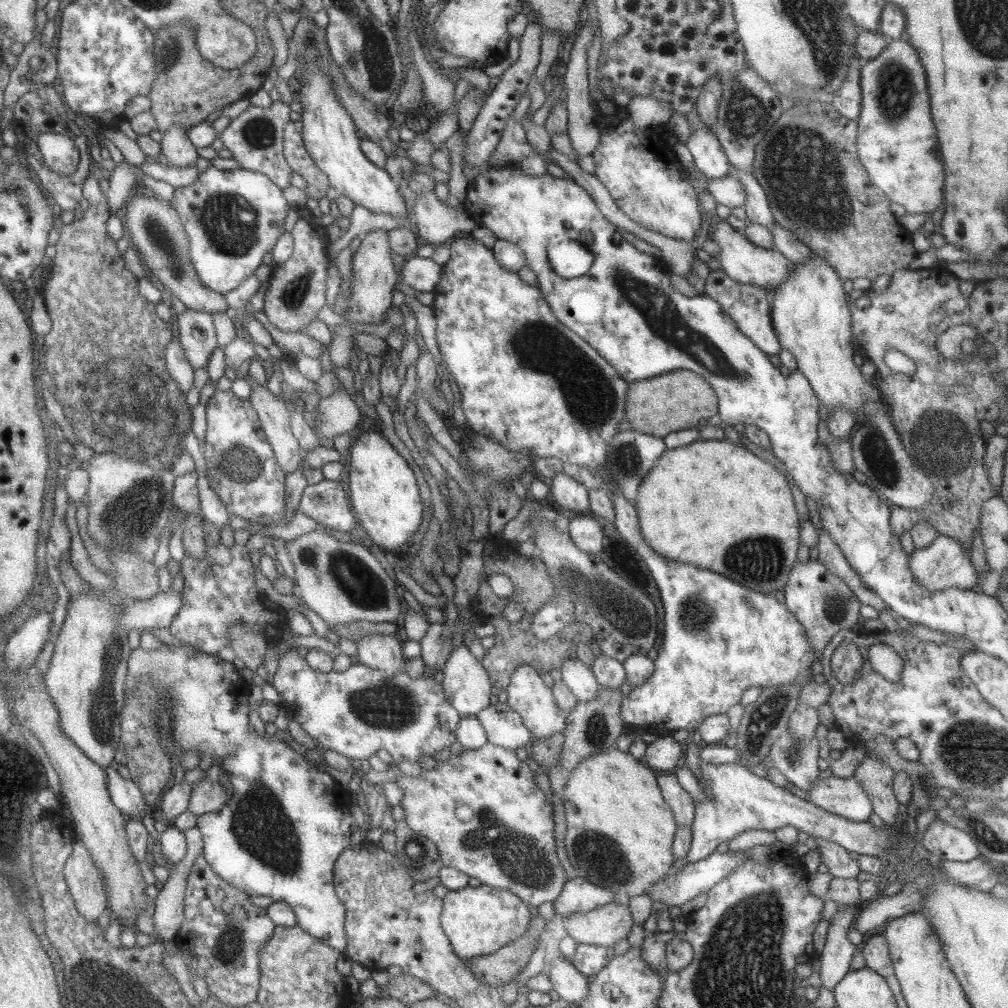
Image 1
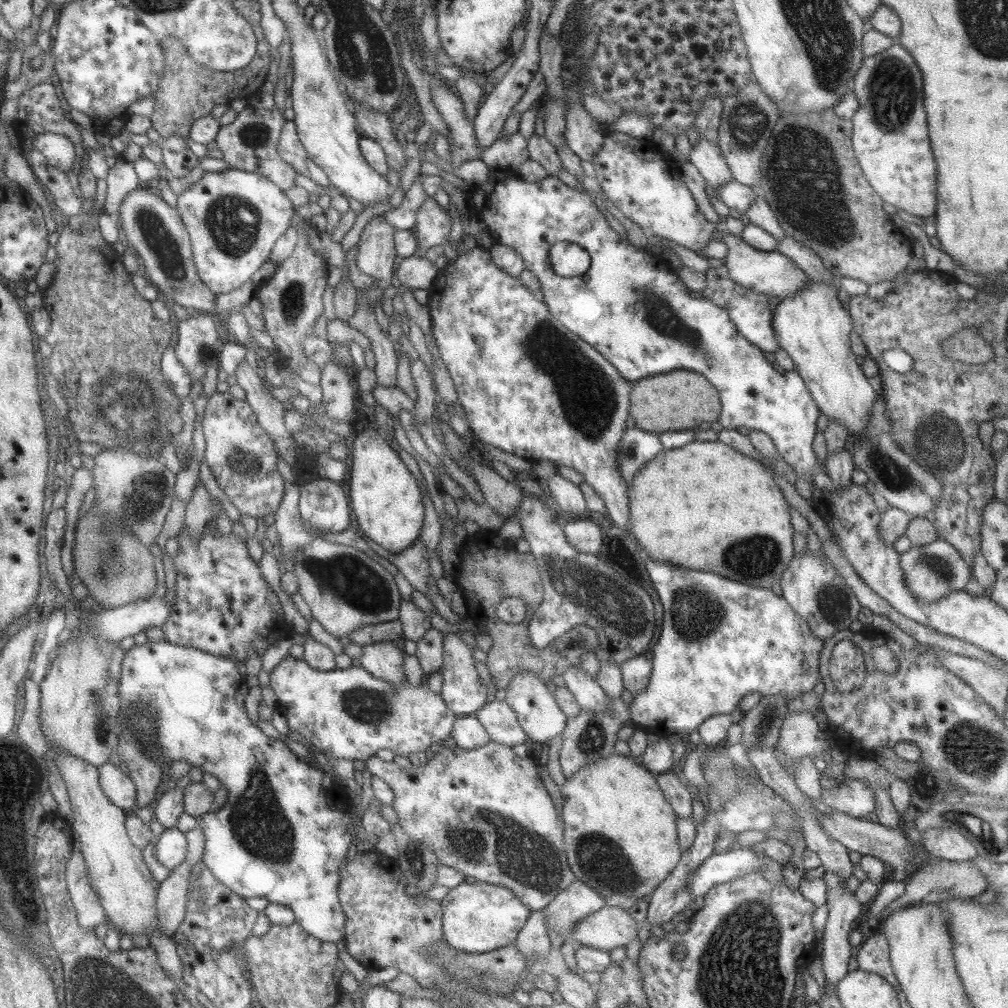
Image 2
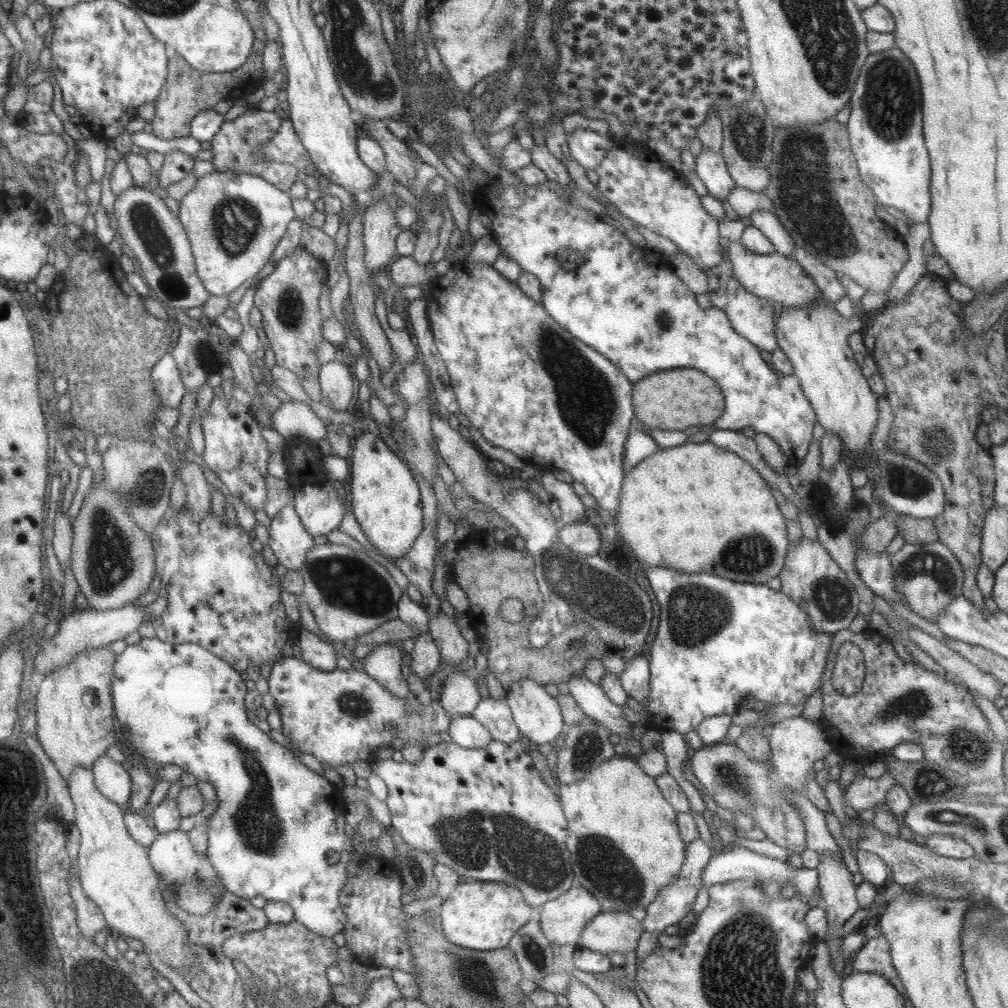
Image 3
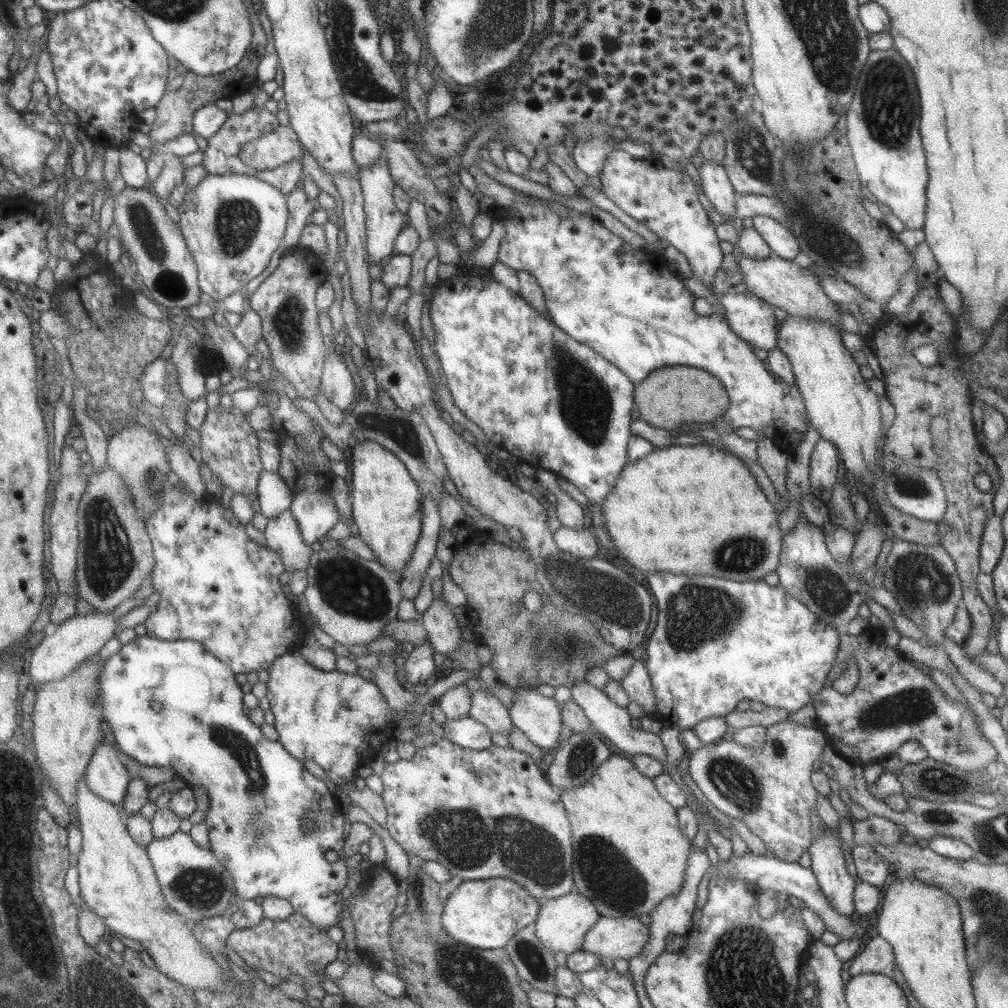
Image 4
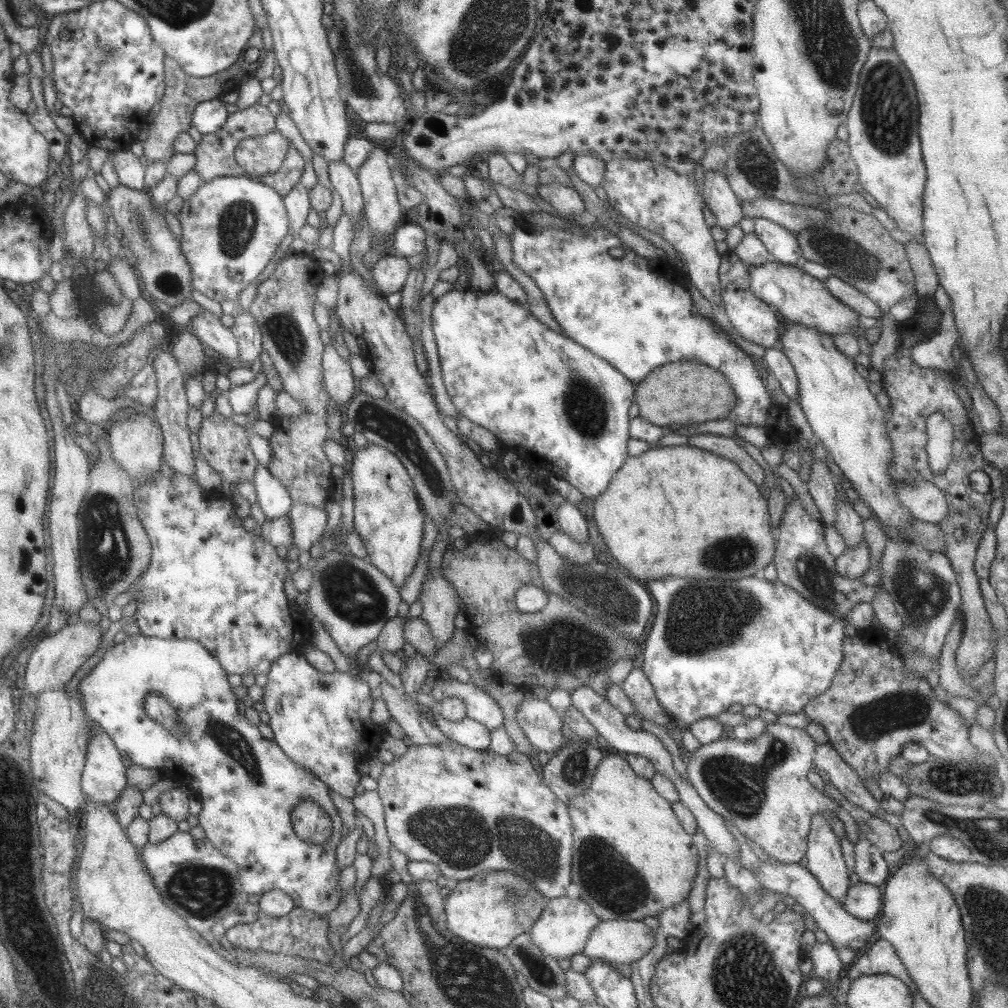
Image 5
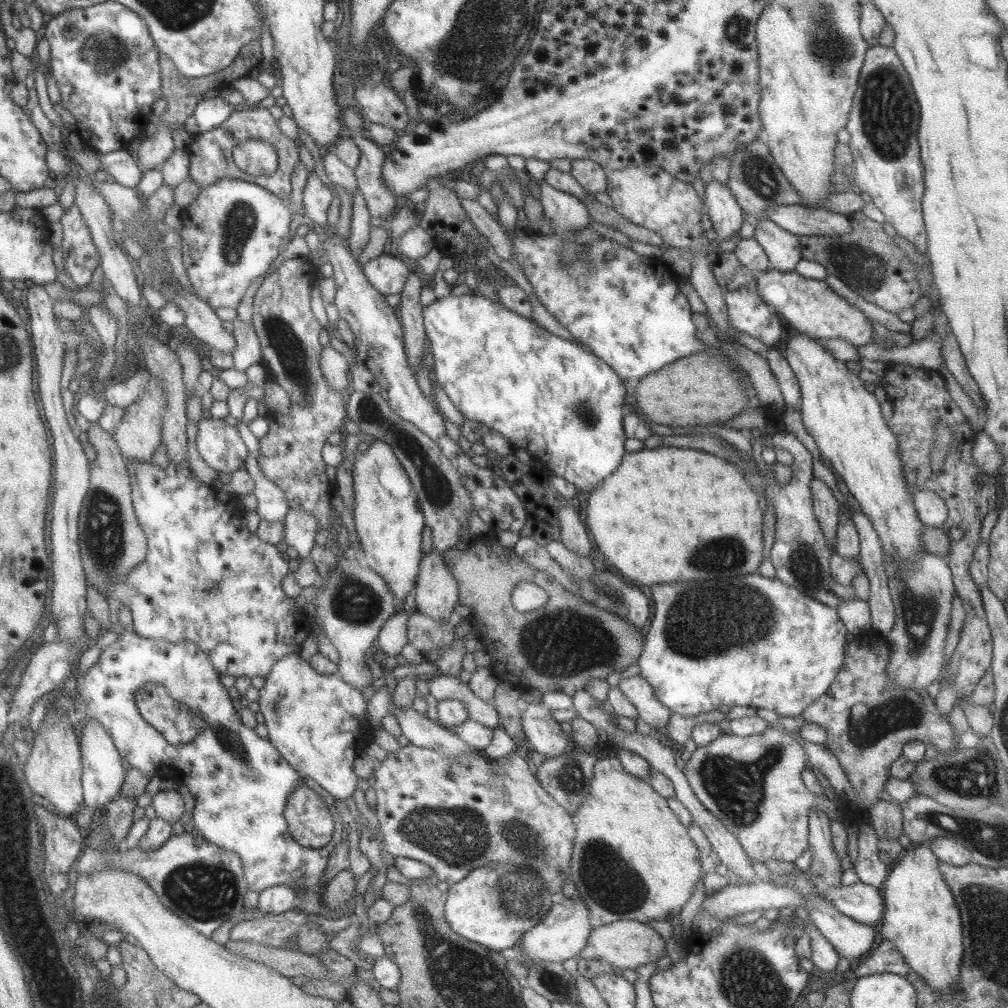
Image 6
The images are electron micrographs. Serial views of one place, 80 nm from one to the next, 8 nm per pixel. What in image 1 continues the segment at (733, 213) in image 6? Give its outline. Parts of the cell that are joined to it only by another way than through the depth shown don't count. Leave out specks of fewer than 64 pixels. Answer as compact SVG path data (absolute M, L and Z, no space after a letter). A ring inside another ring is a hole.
M703 127L689 134L685 146L693 157L695 168L707 179L723 178L731 173L729 160L711 128Z

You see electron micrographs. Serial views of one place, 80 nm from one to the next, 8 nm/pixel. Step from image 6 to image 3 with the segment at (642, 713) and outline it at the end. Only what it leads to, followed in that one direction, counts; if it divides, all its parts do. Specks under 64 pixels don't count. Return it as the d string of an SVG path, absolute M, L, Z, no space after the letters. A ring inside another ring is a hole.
M637 655L625 662L625 669L618 676L621 688L638 703L646 702L650 691L650 670L647 658Z

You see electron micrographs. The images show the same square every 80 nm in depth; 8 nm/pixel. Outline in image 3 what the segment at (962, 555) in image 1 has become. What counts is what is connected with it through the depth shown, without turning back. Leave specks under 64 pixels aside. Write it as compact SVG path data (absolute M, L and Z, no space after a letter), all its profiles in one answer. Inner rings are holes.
M938 540L916 545L904 542L899 550L888 557L893 570L893 591L901 596L901 601L905 601L910 612L925 621L941 615L949 601L962 594L964 578L961 565L953 553Z

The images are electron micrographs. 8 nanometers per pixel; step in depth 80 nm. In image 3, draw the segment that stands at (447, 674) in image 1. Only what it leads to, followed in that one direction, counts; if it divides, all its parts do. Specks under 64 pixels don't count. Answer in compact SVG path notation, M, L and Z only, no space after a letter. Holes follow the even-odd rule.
M437 612L435 618L429 618L427 630L445 663L455 665L467 660L468 643L460 636L457 626L449 616ZM448 667L450 674L443 681L441 693L438 698L440 705L451 719L471 715L481 698L477 691L476 682L472 677L469 677L469 671L453 671L452 673L452 667Z

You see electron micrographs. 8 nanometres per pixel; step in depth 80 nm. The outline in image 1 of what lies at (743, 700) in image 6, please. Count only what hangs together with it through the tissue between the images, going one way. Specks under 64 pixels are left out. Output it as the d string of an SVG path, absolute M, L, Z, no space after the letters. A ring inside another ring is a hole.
M473 232L470 238L460 238L456 236L448 242L449 259L442 264L441 280L432 290L432 309L435 315L436 327L435 336L442 361L445 362L449 372L455 378L459 394L461 395L461 408L466 418L466 426L481 436L487 437L493 442L499 443L509 452L528 452L528 456L533 458L559 458L563 463L573 463L577 466L588 468L589 470L602 470L606 463L608 446L617 432L617 424L623 420L625 414L625 392L627 392L627 382L619 377L612 366L587 344L580 336L570 331L564 324L561 324L541 296L538 287L525 284L520 276L515 272L507 272L494 259L491 250L475 240ZM619 489L609 497L614 510L612 523L647 564L664 609L663 642L653 661L654 671L645 683L622 695L619 714L625 730L632 731L635 726L664 737L678 730L697 729L705 718L727 713L747 688L811 682L813 652L801 624L785 604L709 569L657 556L641 538L633 504Z

